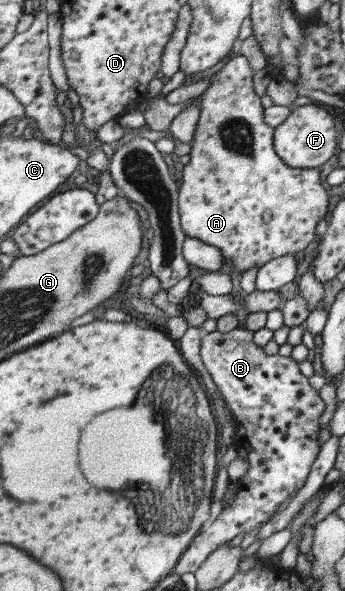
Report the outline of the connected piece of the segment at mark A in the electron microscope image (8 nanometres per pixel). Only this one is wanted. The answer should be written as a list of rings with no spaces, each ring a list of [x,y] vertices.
[[[235,50],[229,52],[230,58],[226,60],[226,64],[222,66],[220,72],[216,73],[212,78],[212,84],[201,94],[201,101],[199,102],[200,114],[199,121],[196,125],[194,138],[190,145],[190,161],[184,165],[182,186],[179,188],[179,217],[181,220],[182,230],[188,236],[199,238],[206,244],[211,244],[220,249],[223,256],[223,262],[230,262],[234,266],[234,270],[244,273],[253,266],[264,266],[267,262],[270,262],[273,258],[280,258],[287,254],[300,253],[302,250],[315,239],[316,225],[324,218],[326,212],[328,212],[328,195],[326,188],[320,183],[320,172],[317,168],[292,168],[288,166],[274,151],[274,127],[270,127],[264,123],[262,116],[263,110],[260,97],[254,91],[253,76],[251,66],[248,59],[242,54],[236,53]]]

